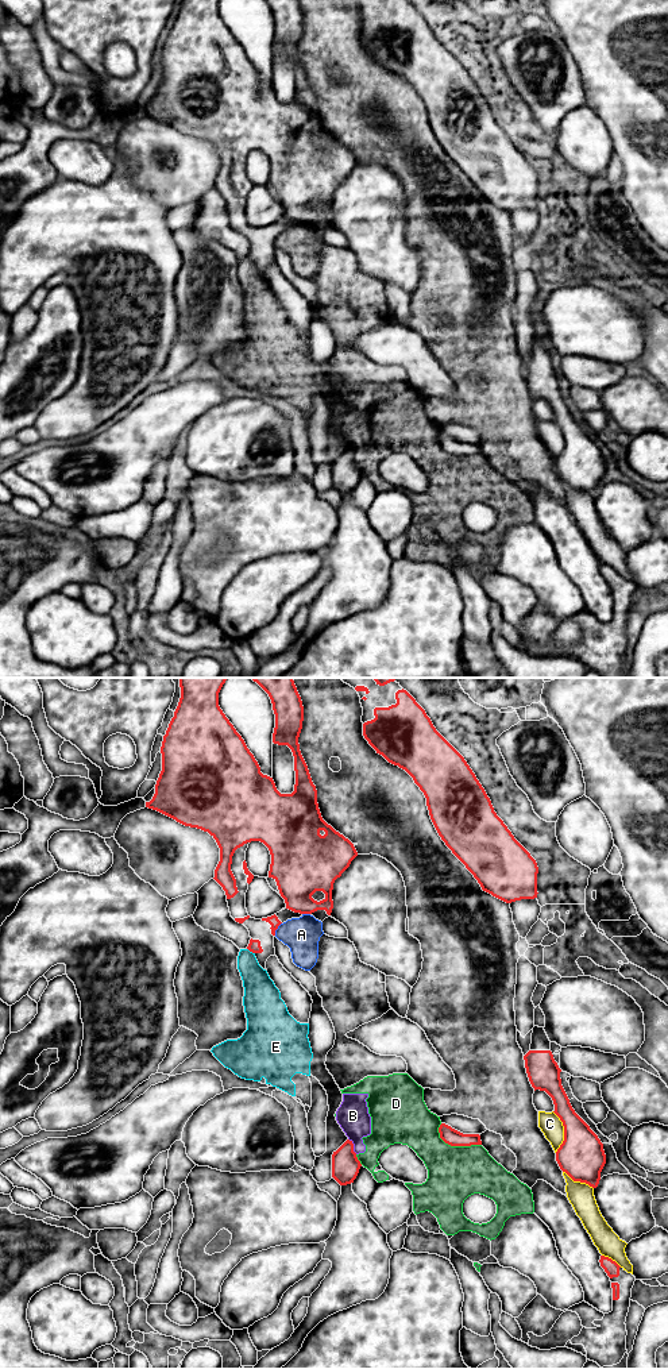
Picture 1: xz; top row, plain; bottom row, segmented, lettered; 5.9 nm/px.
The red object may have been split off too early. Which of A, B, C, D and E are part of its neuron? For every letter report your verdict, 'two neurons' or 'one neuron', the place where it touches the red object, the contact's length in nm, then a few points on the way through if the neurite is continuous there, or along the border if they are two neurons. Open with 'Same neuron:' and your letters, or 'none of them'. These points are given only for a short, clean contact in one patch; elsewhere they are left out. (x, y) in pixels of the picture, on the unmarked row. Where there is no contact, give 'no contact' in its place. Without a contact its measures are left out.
Same neuron: none of them
A: two neurons | xz (277, 236) | 90 nm
B: two neurons | xz (352, 455) | 110 nm | along xz (348, 447), (356, 462)
C: two neurons | xz (564, 440) | 240 nm
D: two neurons | xz (456, 454) | 280 nm
E: two neurons | xz (251, 259) | 60 nm | along xz (247, 257), (254, 262)

